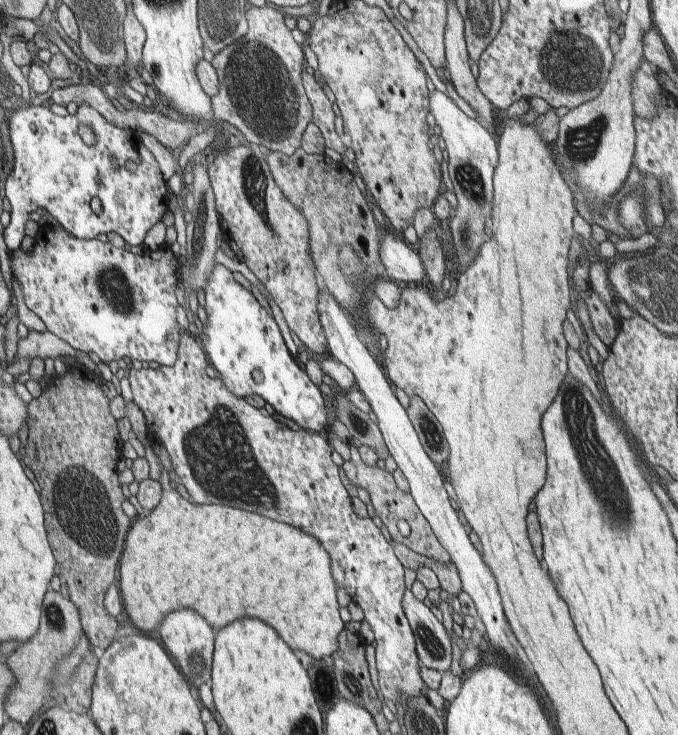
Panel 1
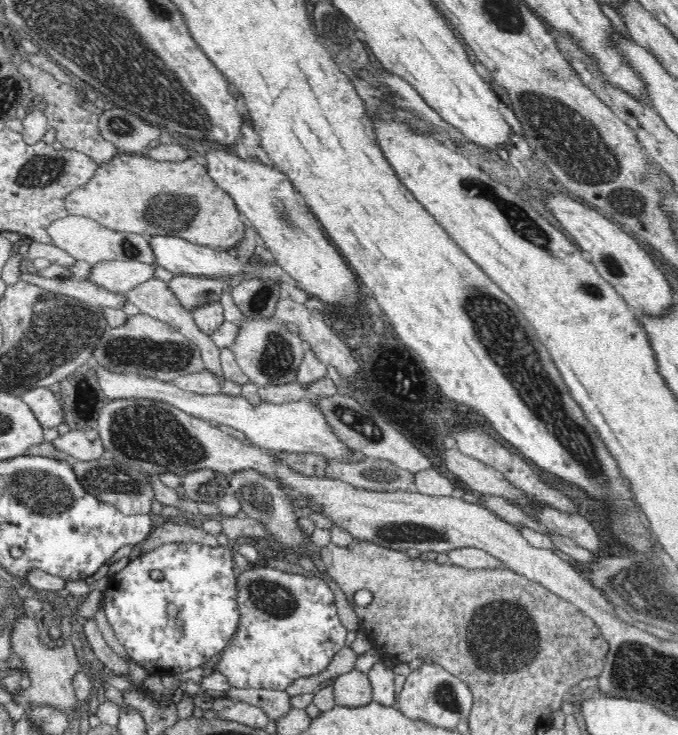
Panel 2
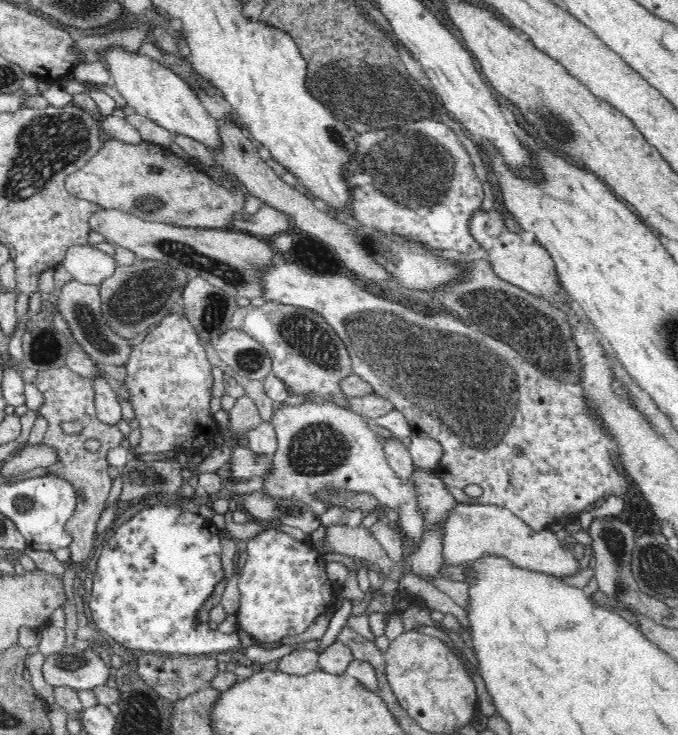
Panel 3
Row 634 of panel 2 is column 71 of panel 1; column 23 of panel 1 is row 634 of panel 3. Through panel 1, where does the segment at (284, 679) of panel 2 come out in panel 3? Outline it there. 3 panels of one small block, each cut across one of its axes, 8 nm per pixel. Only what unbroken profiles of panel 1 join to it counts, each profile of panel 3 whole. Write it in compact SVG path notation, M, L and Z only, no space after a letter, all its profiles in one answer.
M262 526L264 532L246 542L246 564L241 564L238 577L240 605L235 612L238 628L242 628L261 642L280 642L284 636L302 634L317 616L329 612L326 606L334 604L334 579L326 576L326 562L313 543L298 542L290 534L280 532L274 526Z

